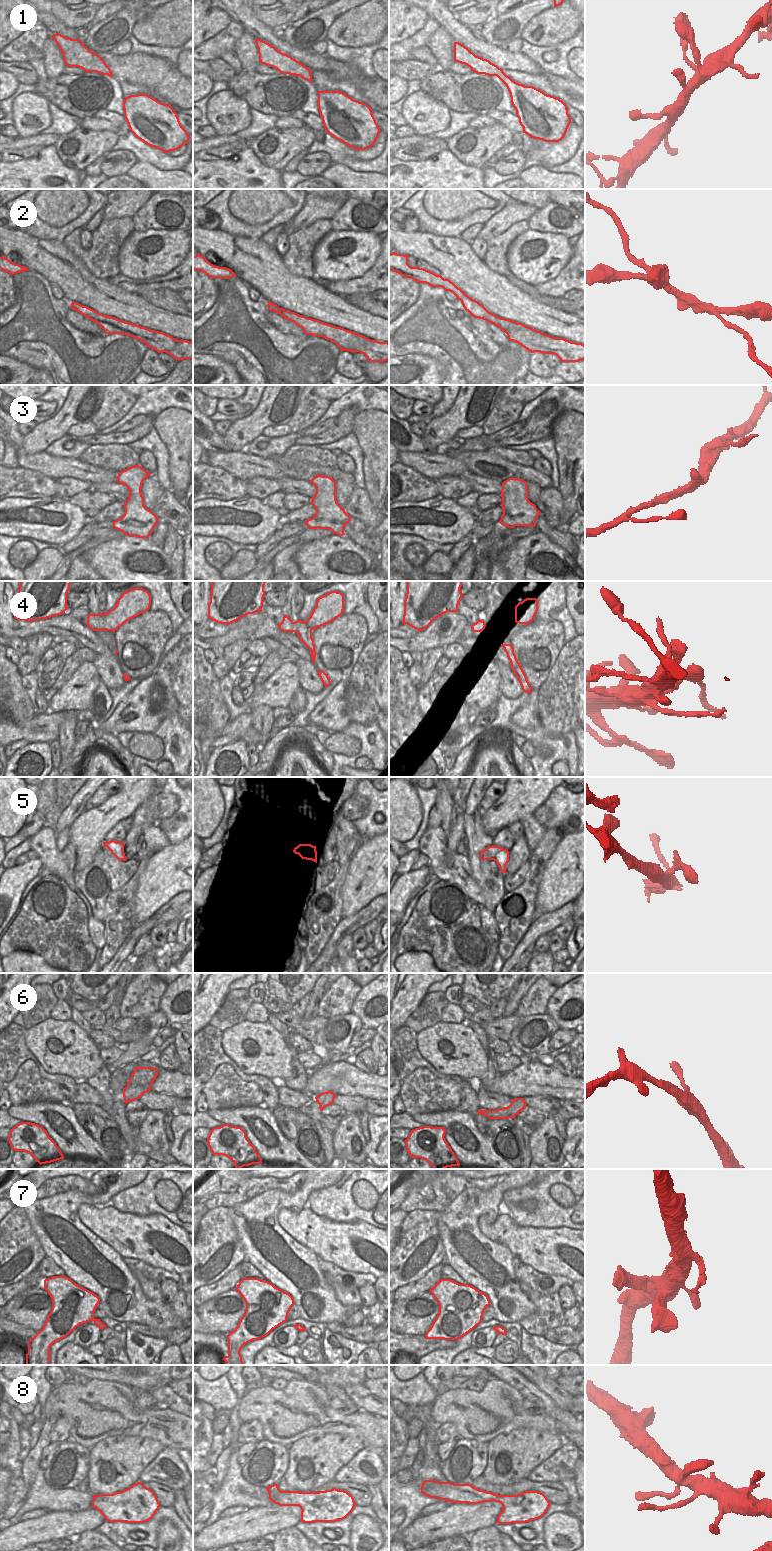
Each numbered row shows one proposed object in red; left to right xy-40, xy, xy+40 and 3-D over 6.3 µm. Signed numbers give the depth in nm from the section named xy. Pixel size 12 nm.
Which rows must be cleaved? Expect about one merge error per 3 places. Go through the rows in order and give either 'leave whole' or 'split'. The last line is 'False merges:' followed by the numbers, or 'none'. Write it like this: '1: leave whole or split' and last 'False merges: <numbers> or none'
1: leave whole
2: split
3: leave whole
4: leave whole
5: leave whole
6: leave whole
7: leave whole
8: leave whole
False merges: 2

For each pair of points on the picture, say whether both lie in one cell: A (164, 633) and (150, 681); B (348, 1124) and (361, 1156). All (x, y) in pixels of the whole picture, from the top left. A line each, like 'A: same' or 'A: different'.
A: different
B: same

